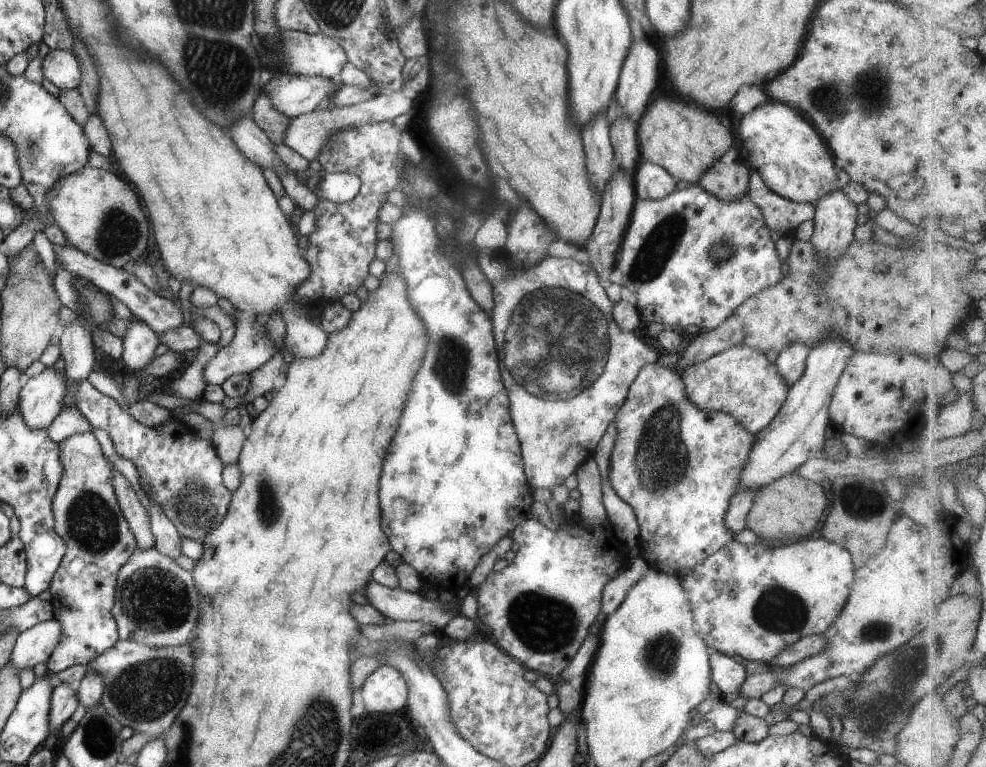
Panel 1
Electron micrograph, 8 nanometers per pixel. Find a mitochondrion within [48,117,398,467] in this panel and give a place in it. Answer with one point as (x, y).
(111, 241)

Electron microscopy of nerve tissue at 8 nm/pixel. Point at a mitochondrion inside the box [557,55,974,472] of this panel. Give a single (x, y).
(868, 94)

